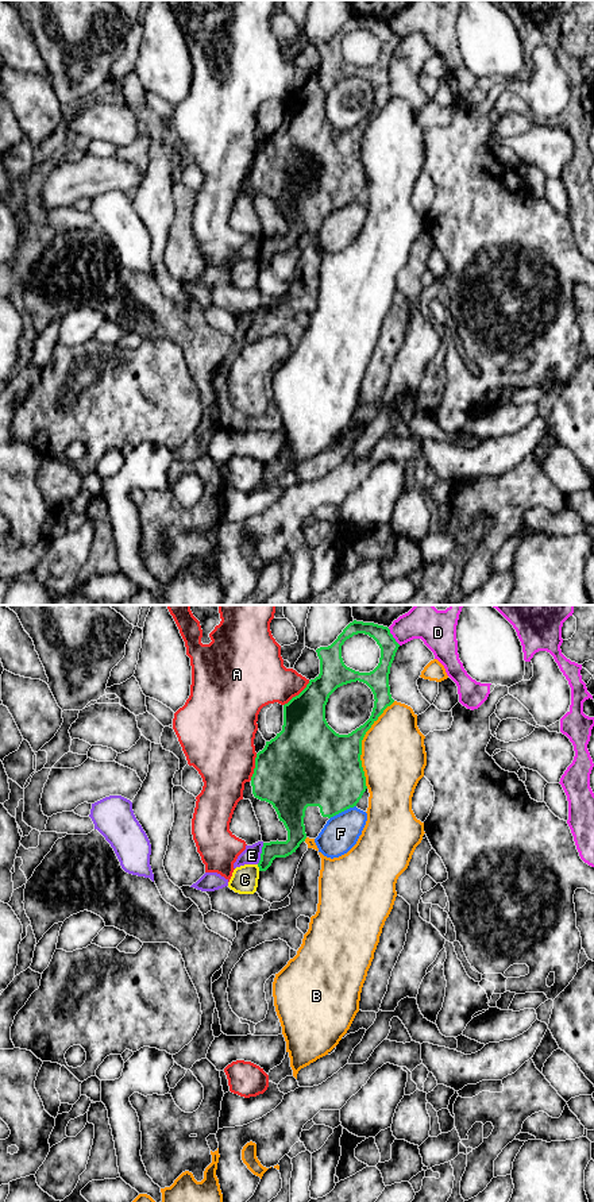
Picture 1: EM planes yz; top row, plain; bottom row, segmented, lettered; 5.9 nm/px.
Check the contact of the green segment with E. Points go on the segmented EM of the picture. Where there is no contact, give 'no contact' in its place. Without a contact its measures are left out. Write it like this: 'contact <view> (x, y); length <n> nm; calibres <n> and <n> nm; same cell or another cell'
contact yz (261, 854); length 130 nm; calibres 110 and 110 nm; another cell

